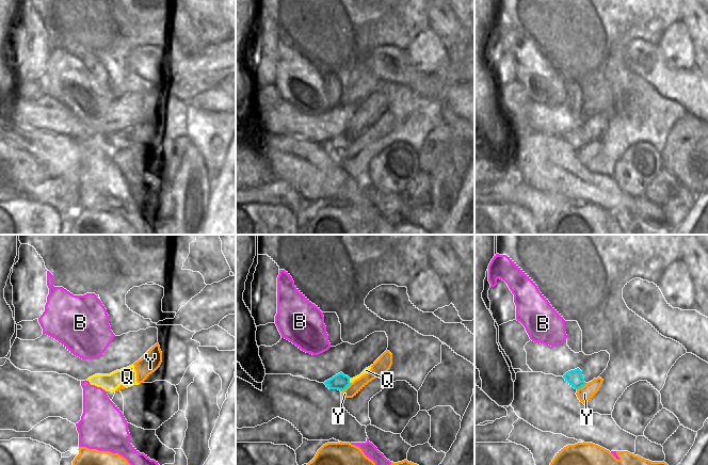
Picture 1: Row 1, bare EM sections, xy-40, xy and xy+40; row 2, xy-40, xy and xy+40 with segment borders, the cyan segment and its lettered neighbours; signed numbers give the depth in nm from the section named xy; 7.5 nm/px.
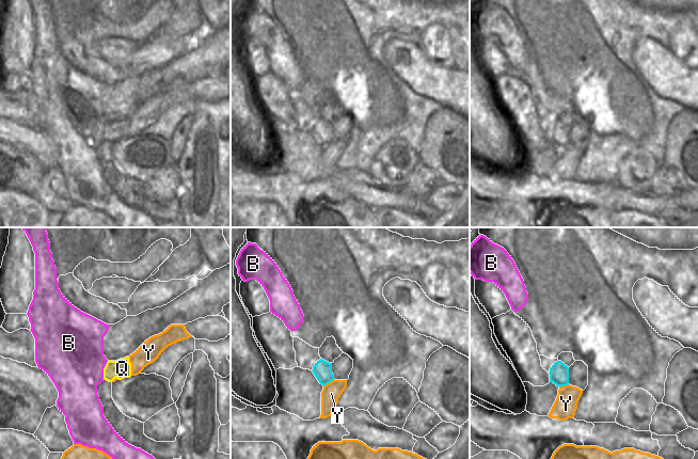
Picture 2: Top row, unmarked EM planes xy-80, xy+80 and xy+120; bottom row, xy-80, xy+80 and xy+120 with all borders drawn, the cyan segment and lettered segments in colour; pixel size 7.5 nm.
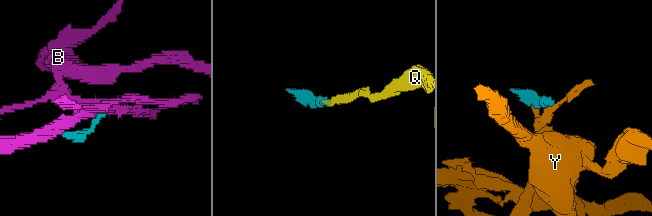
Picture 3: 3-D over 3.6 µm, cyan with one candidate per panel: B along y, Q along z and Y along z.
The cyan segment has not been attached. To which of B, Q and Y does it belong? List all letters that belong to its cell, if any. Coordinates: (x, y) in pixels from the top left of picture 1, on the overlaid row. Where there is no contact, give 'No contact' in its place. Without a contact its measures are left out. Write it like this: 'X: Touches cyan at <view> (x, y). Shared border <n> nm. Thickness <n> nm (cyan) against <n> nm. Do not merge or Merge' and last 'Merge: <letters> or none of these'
B: No contact. Do not merge
Q: Touches cyan at xy (349, 381). Shared border 30 nm. Thickness 120 nm (cyan) against 40 nm. Merge
Y: Touches cyan at xy (346, 387). Shared border 100 nm. Thickness 120 nm (cyan) against 90 nm. Do not merge
Merge: Q

